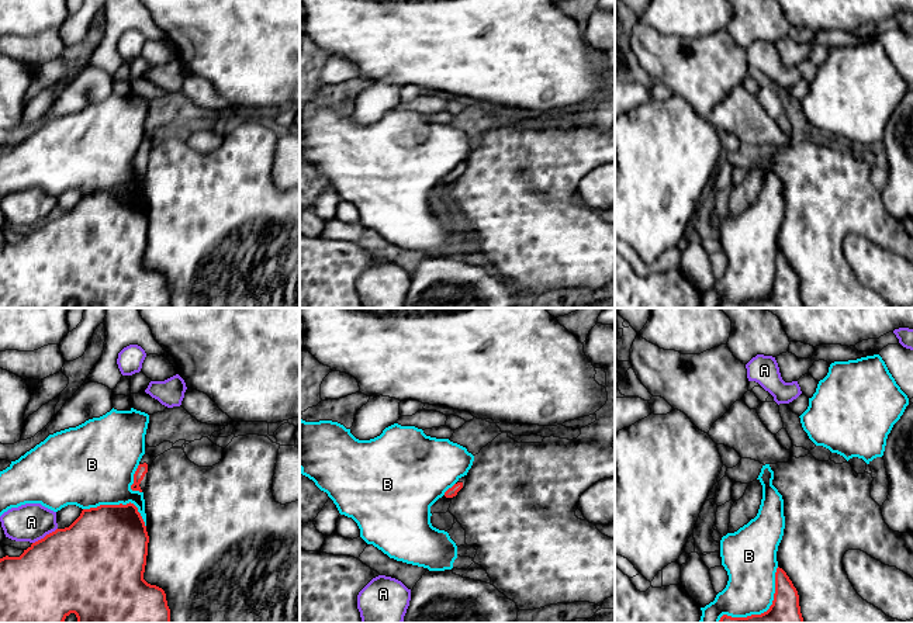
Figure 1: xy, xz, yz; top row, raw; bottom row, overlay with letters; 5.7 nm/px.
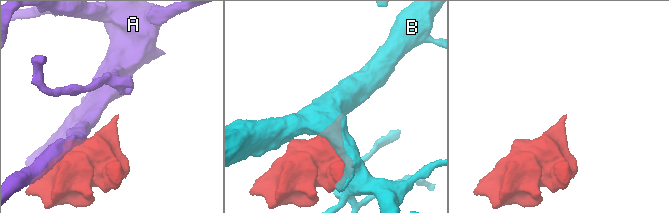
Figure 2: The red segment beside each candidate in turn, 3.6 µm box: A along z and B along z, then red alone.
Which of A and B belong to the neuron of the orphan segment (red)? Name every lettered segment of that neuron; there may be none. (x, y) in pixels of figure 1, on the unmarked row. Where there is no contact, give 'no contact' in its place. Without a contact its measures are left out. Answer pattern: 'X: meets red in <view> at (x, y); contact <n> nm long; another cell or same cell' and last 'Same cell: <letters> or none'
A: meets red in xy at (45, 221); contact 170 nm long; another cell
B: meets red in xy at (120, 189); contact 380 nm long; another cell
Same cell: none

